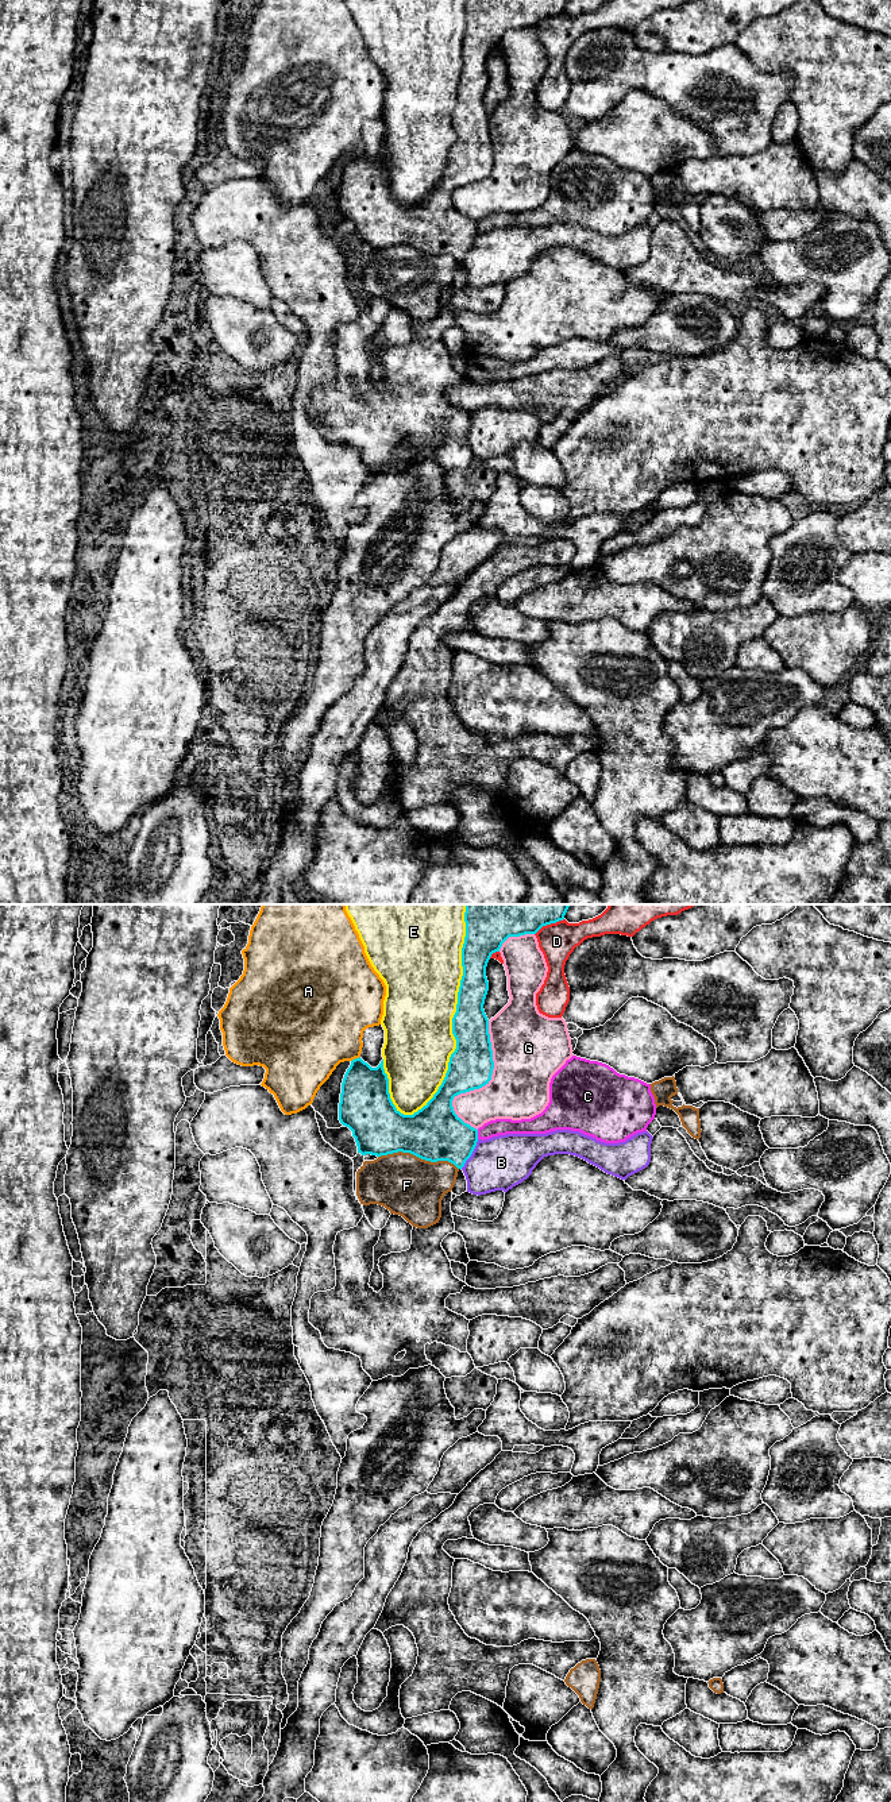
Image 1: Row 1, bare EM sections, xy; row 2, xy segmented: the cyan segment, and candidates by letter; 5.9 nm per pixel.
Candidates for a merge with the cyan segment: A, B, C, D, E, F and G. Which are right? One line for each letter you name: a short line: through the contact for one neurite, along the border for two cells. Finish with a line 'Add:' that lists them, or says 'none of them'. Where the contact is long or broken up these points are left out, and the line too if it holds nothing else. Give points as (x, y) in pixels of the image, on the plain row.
Add: none of them

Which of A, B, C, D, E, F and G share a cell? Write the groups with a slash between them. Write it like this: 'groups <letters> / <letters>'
groups A / B / C / D / E / F / G

